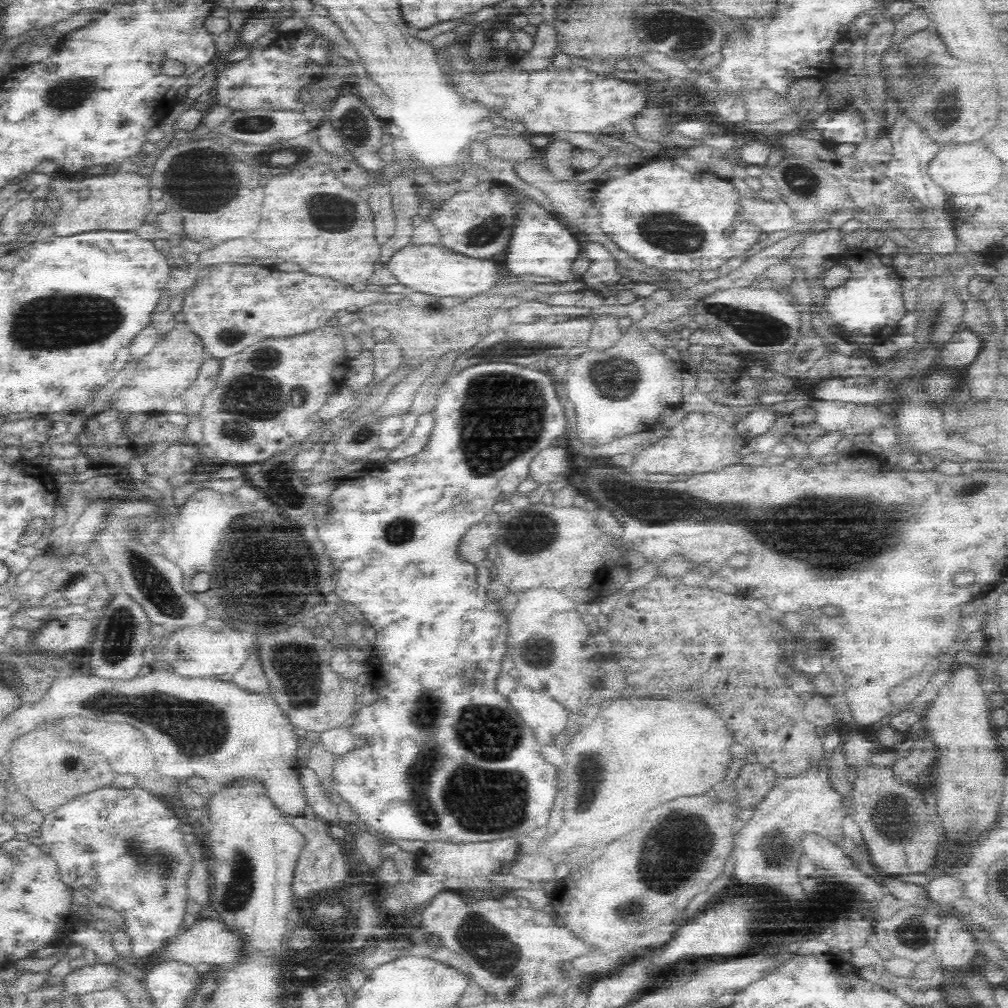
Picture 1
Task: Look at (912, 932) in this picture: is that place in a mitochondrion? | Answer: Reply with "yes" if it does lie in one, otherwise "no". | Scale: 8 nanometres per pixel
yes

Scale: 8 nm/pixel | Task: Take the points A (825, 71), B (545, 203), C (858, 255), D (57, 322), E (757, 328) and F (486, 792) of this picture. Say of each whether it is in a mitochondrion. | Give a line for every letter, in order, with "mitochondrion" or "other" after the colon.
A: other
B: other
C: other
D: mitochondrion
E: mitochondrion
F: mitochondrion

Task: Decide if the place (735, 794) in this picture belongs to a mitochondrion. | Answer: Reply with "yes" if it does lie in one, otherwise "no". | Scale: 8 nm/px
no

